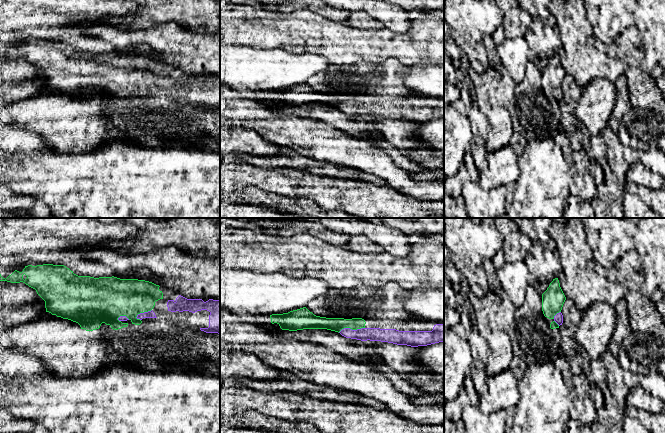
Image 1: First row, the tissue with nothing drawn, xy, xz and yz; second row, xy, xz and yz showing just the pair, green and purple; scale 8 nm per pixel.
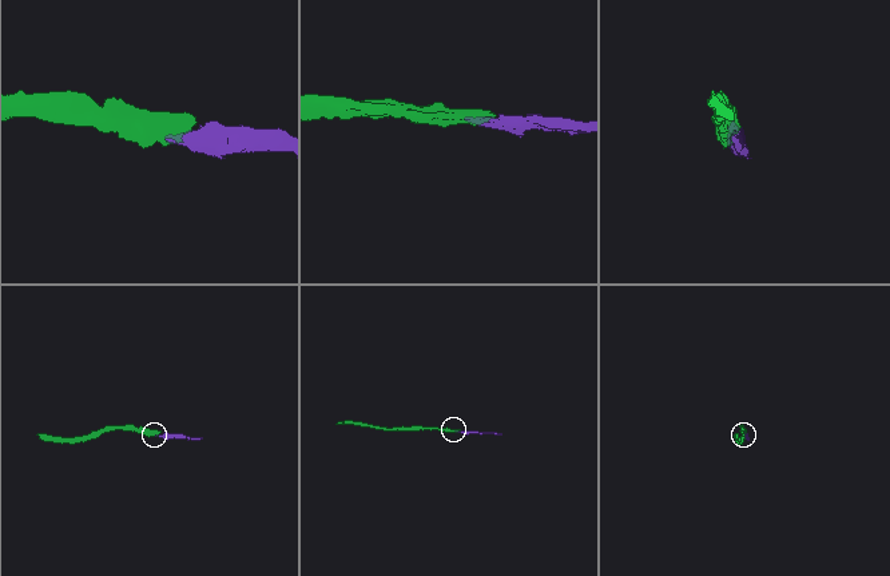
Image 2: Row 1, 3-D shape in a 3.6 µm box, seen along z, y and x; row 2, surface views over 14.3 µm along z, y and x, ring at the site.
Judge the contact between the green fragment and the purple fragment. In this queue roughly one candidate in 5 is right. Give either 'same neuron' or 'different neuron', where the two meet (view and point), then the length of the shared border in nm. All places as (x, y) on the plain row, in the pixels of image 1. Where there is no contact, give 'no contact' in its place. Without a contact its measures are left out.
same neuron; meets green in xz at (351, 104); contact 220 nm long

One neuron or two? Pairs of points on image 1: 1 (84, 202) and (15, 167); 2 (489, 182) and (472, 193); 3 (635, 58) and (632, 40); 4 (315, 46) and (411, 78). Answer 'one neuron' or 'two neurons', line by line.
1: one neuron
2: two neurons
3: one neuron
4: two neurons

